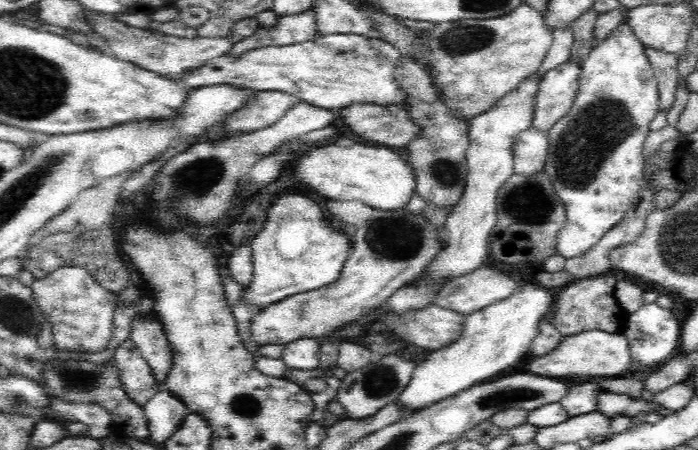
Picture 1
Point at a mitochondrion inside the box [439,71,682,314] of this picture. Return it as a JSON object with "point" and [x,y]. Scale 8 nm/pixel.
{"point":[585,143]}

